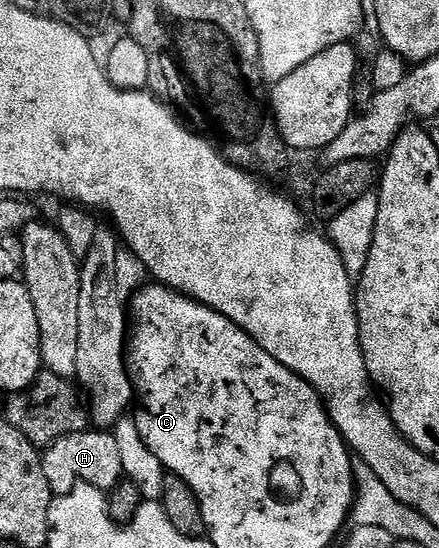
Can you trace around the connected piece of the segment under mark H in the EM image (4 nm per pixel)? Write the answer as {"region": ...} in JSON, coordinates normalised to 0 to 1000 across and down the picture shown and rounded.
{"region":[[[207,783],[137,797],[137,805],[103,818],[96,854],[125,905],[153,903],[178,881],[198,881],[235,900],[248,900],[282,874],[273,849],[273,819],[264,812],[264,797],[248,785]]]}

